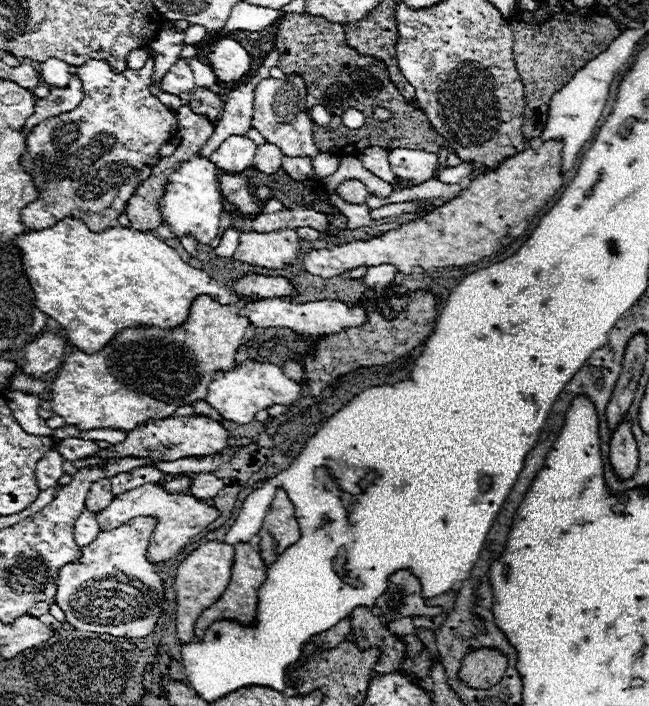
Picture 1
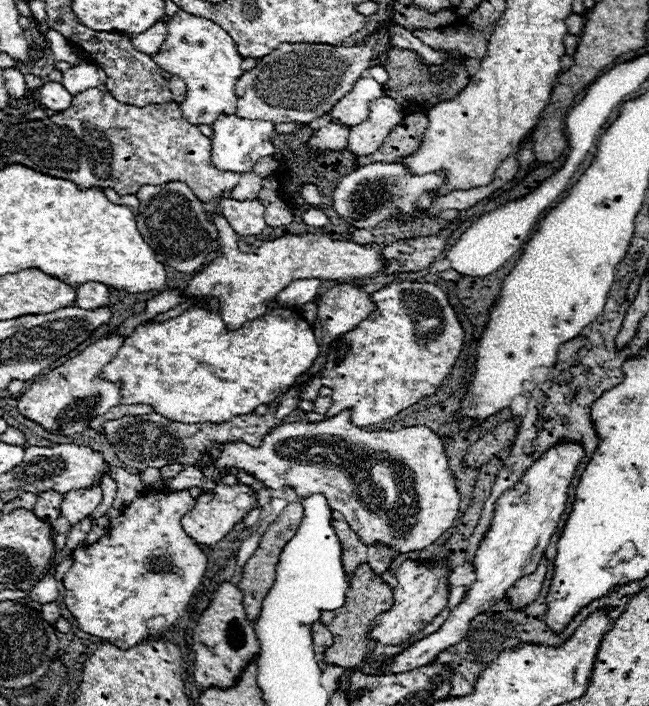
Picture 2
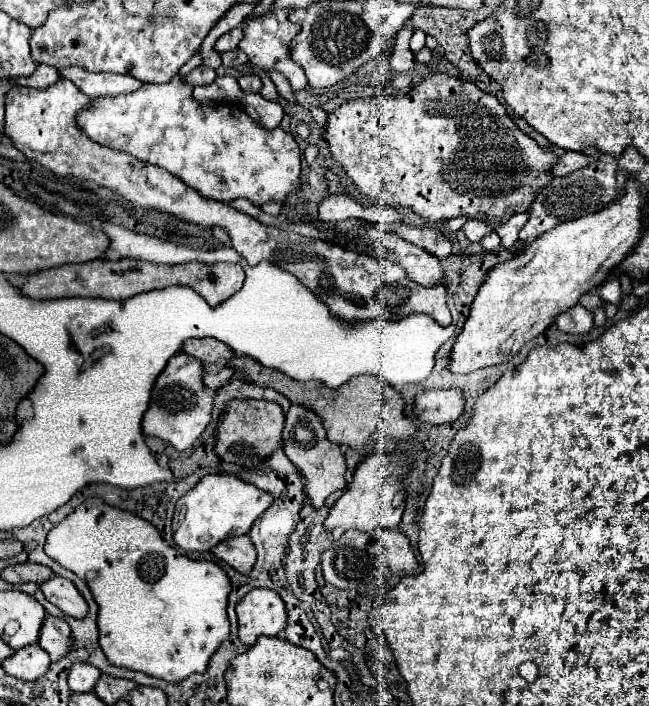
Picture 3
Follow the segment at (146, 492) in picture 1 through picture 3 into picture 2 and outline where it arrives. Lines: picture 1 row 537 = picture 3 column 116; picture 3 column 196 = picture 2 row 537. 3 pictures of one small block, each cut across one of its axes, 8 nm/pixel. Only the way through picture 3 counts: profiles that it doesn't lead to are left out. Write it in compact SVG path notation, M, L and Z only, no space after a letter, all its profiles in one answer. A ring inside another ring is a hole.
M218 484L216 488L206 490L202 496L196 498L194 508L188 514L184 514L184 518L182 518L182 528L196 542L212 546L216 542L220 542L256 506L258 506L258 498L250 486L246 486L246 484L234 484L234 486Z

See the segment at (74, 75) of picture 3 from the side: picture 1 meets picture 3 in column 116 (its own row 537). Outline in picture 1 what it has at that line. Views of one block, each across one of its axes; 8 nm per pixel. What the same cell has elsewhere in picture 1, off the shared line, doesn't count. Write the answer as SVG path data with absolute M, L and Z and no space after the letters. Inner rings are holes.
M84 510L78 518L78 522L74 524L74 540L76 544L82 548L82 546L88 546L96 536L98 536L100 528L98 528L98 522L96 522L96 516L88 510Z

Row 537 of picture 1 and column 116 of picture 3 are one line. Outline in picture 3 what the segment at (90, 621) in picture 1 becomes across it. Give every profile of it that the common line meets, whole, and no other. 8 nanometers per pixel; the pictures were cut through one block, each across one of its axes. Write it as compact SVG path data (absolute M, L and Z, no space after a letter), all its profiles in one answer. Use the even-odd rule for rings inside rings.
M178 76L166 84L148 84L142 86L142 90L120 94L118 98L98 98L92 102L94 106L82 110L78 116L78 126L82 126L90 140L126 152L142 162L166 168L206 198L226 204L236 198L246 198L254 206L266 202L284 204L300 188L300 148L292 134L286 134L282 128L264 130L236 104L220 104L214 108L198 104L192 98L192 86Z

